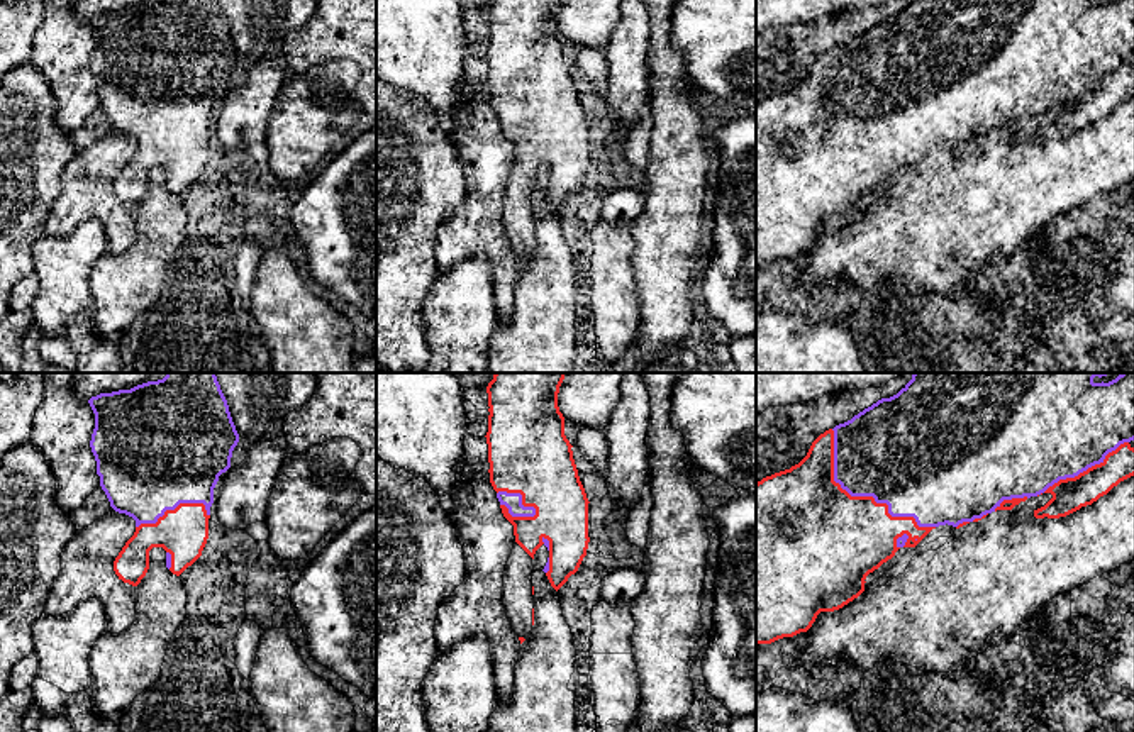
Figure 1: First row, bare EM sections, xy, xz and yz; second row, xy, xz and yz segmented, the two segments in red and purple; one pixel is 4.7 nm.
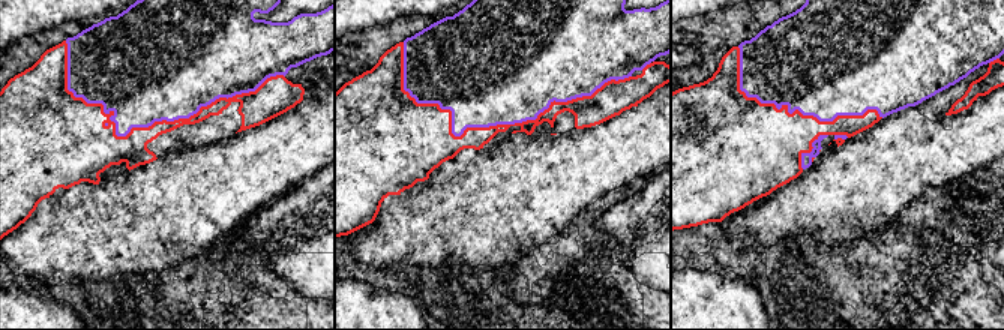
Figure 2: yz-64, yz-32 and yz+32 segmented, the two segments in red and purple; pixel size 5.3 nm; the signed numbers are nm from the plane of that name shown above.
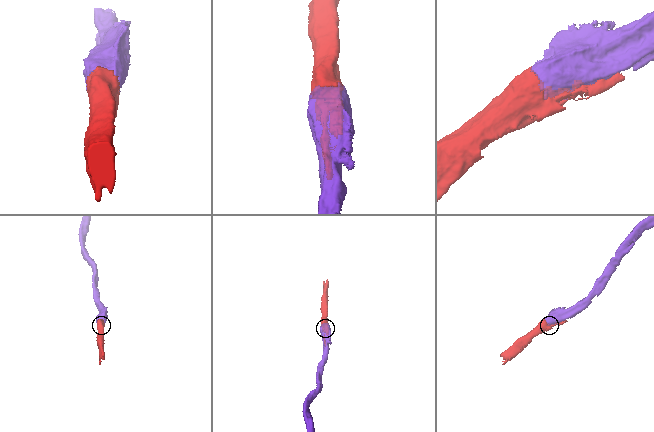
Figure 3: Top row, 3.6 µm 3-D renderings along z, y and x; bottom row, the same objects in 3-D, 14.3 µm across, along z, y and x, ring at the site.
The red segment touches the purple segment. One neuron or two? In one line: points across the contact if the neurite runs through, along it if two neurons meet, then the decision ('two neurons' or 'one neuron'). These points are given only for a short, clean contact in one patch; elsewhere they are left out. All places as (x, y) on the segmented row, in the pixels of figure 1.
one neuron

